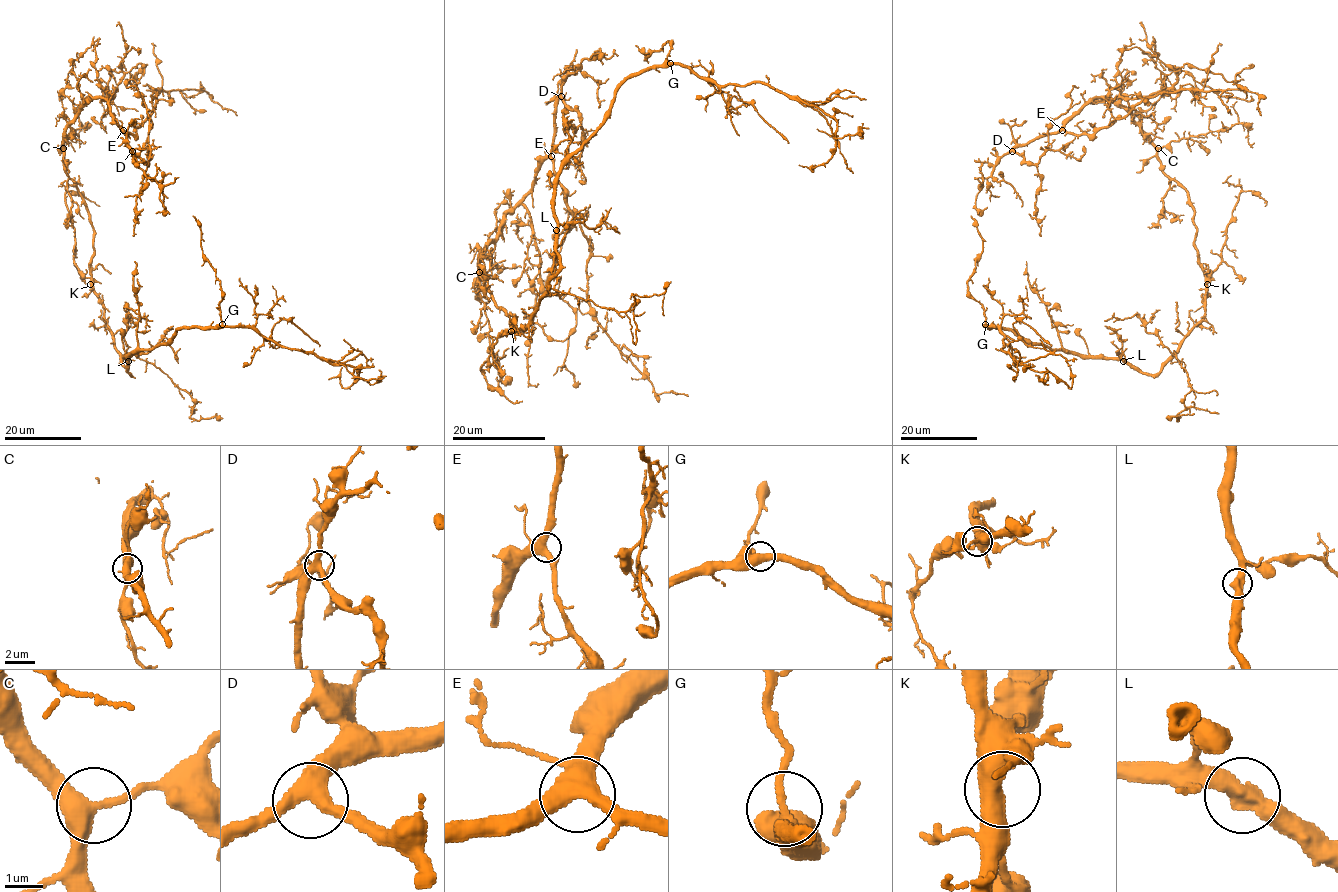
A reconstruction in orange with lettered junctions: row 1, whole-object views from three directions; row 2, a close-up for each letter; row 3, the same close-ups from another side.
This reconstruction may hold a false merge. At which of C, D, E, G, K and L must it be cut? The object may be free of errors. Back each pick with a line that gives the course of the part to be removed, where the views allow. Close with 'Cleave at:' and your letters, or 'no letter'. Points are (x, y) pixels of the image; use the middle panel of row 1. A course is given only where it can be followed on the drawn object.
Cleave at: no letter

